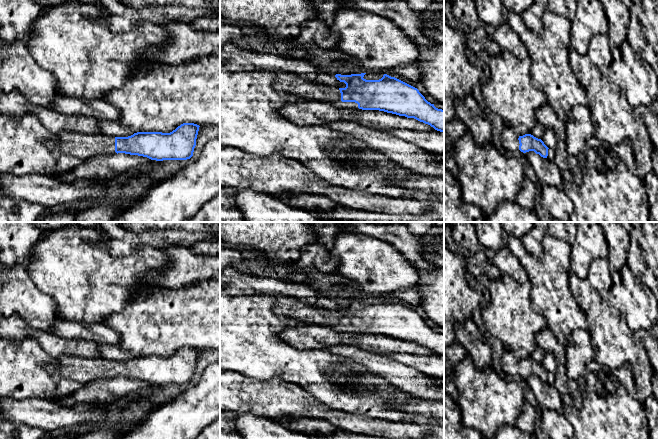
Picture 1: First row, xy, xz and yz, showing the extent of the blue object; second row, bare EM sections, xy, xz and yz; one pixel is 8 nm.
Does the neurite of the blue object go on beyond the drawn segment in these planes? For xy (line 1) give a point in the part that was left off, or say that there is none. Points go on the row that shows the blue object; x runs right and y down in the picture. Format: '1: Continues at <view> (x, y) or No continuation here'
1: Continues at xy (80, 145)

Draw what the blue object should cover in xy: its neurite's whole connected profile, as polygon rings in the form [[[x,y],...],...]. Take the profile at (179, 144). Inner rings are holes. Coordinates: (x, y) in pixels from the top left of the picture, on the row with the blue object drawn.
[[[183,123],[170,133],[137,132],[128,137],[64,130],[55,135],[55,140],[45,143],[52,152],[82,160],[116,153],[138,155],[156,161],[187,160],[193,156],[199,127],[194,123]]]

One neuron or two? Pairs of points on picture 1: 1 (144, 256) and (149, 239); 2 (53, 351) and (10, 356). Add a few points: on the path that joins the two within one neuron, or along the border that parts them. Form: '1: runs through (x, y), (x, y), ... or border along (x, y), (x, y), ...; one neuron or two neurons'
1: border along (159, 248), (142, 243), (126, 255); two neurons
2: border along (37, 340), (40, 347), (54, 359); two neurons

